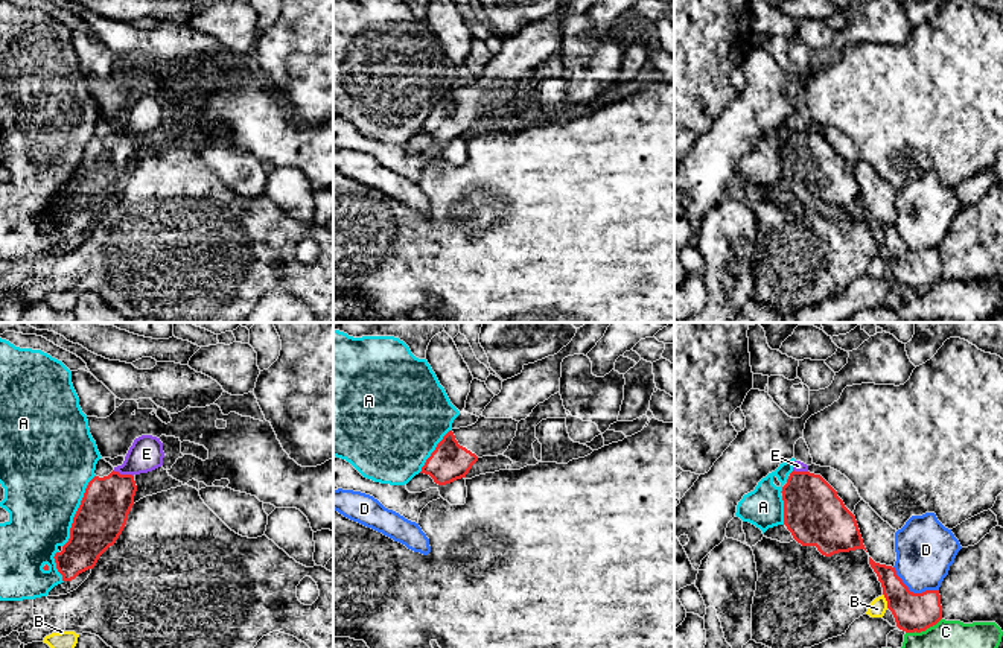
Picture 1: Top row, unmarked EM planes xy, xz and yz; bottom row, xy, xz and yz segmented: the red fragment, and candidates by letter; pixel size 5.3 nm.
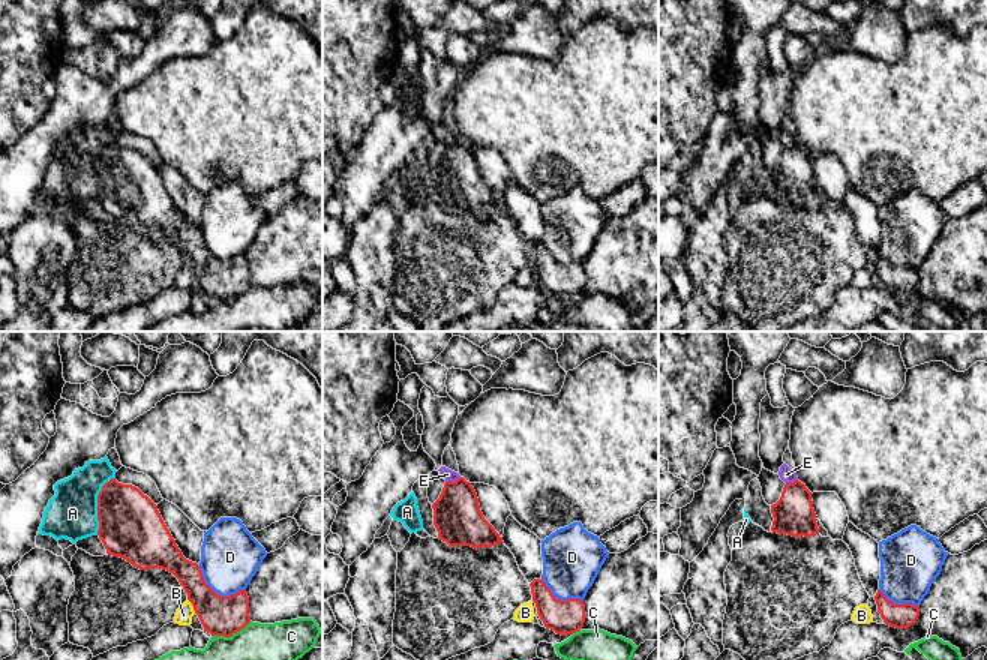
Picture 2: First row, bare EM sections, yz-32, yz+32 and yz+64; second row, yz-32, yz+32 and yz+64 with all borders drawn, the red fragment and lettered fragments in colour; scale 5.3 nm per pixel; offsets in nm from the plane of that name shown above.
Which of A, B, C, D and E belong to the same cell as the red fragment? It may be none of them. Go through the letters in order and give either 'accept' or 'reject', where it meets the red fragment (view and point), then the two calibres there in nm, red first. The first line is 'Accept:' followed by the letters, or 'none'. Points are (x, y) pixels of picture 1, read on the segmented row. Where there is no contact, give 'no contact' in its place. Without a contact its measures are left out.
Accept: none
A: reject; meets red in xy at (76, 511); 260 nm thick on the red side, 460 nm on the other
B: reject; meets red in yz at (886, 600); 200 nm thick on the red side, 90 nm on the other
C: reject; meets red in yz at (923, 630); 200 nm thick on the red side, 140 nm on the other
D: reject; meets red in yz at (912, 592); 200 nm thick on the red side, 320 nm on the other
E: reject; meets red in xy at (124, 475); 260 nm thick on the red side, 180 nm on the other

